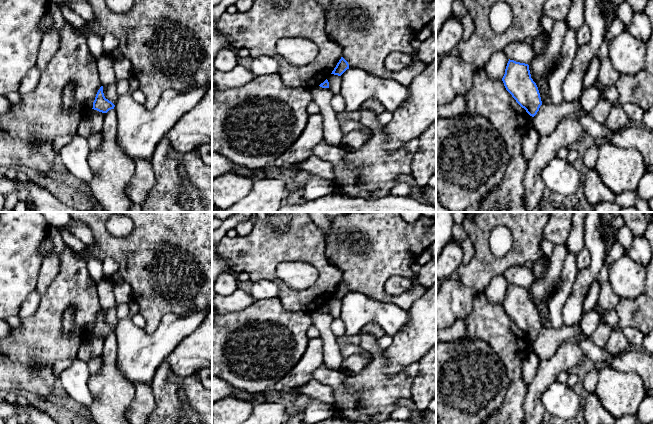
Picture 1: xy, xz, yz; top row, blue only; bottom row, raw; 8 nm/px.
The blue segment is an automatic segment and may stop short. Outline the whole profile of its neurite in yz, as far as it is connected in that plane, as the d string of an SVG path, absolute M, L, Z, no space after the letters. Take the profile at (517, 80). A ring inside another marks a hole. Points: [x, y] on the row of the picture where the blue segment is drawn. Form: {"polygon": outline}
{"polygon": "M509 59L502 81L516 102L534 117L542 101L538 87L531 78L529 65Z"}

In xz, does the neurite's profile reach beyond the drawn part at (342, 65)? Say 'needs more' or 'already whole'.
already whole

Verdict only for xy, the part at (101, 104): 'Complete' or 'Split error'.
Complete

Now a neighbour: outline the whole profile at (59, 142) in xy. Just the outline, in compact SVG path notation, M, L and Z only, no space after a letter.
M64 135L64 136L59 136L55 138L55 140L53 141L53 149L56 152L59 152L59 150L65 145L67 145L71 141L71 139L72 139L72 136L70 135Z

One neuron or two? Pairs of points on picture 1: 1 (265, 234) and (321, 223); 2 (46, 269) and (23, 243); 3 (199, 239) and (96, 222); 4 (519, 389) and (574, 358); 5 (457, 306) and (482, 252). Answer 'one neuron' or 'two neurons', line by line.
1: two neurons
2: two neurons
3: one neuron
4: two neurons
5: two neurons

